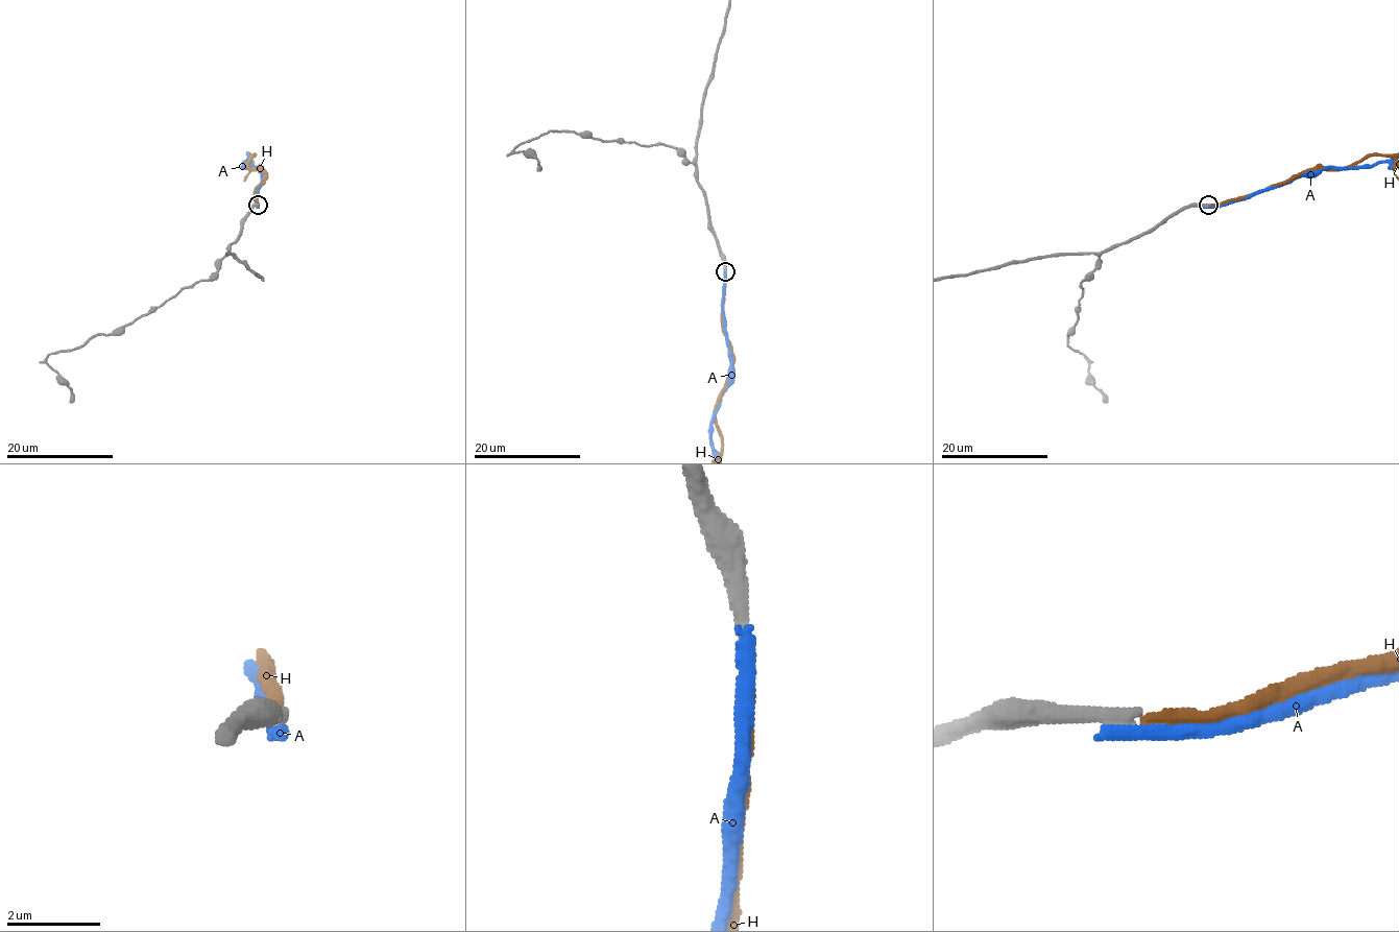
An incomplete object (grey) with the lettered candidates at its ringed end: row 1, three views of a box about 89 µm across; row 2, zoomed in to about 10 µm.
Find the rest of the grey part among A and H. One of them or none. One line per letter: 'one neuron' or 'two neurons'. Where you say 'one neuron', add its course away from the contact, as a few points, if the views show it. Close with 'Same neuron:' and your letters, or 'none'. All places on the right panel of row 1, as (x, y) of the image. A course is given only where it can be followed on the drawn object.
A: two neurons
H: one neuron
Same neuron: H

